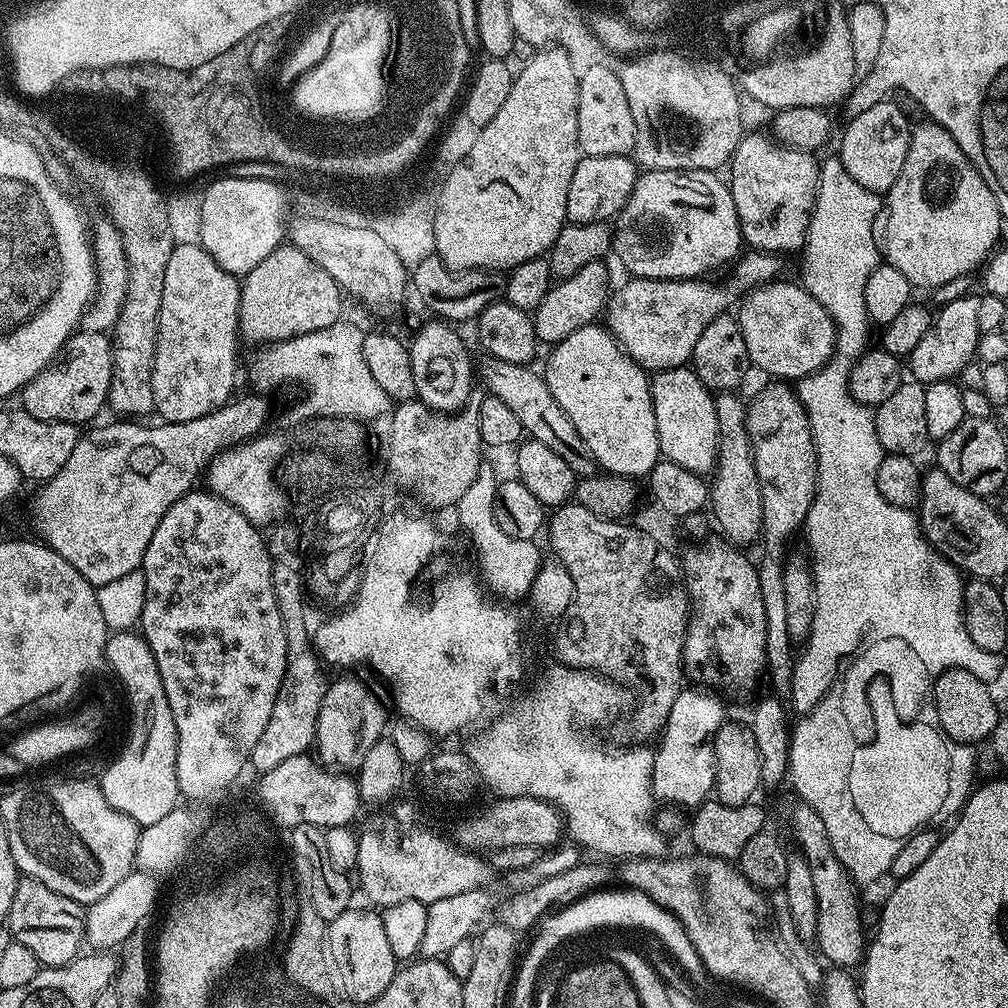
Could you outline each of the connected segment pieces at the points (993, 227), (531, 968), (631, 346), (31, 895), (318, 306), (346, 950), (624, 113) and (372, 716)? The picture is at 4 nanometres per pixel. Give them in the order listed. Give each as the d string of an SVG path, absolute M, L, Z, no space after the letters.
M935 122L927 123L920 124L917 128L915 125L911 129L908 137L908 149L906 150L906 162L902 162L902 174L898 174L894 186L886 194L886 215L882 220L882 228L884 224L884 236L882 232L883 255L886 257L887 263L892 264L898 270L902 270L902 274L906 274L906 278L911 282L913 289L916 290L920 290L920 288L935 290L941 288L946 282L950 282L954 278L968 276L972 274L972 271L975 273L997 247L998 241L996 239L1000 236L1000 223L1002 223L998 202L994 198L990 186L986 186L986 182L982 178L980 171L972 165L972 159L962 150L962 146L958 146L958 142L954 142L952 135L941 124Z
M607 888L597 890L576 900L572 904L565 905L555 914L551 913L542 920L538 926L536 935L530 948L523 955L519 966L526 968L528 976L539 979L541 973L542 961L552 953L562 942L568 938L575 939L580 936L580 928L586 924L636 924L636 926L646 926L646 931L652 928L658 932L656 940L664 944L670 951L670 958L677 958L684 964L684 969L688 970L685 975L687 981L693 986L704 986L710 981L710 973L701 962L701 956L694 950L693 943L690 942L681 922L672 912L668 912L660 904L653 902L649 896L636 889L622 888L622 890L606 890Z
M748 250L731 265L732 277L729 280L708 280L712 278L693 278L691 280L641 280L628 278L620 289L611 293L606 305L606 327L612 333L617 344L624 349L625 354L649 373L655 374L662 370L685 367L694 354L694 345L698 337L714 318L725 315L728 308L737 303L738 298L743 298L752 291L777 279L780 264L775 255L759 250Z
M20 878L16 881L14 902L10 910L6 927L11 939L17 944L26 946L34 953L46 968L61 968L62 965L77 959L84 940L85 909L76 900L59 896L54 890L42 886L42 882L31 878Z
M290 242L281 243L243 277L239 335L257 346L267 346L322 330L341 319L340 296L342 290L334 278L322 270L322 266L318 266Z
M350 906L338 918L327 921L328 938L331 953L336 967L336 978L344 987L344 995L352 1001L353 1005L366 1006L394 978L398 971L398 961L394 950L390 950L390 942L386 939L383 915L376 910L363 912L357 906Z
M607 63L592 66L579 74L578 86L578 142L585 156L632 156L636 150L634 114L630 114L630 102L626 102L626 90L622 90L619 71L607 68Z
M352 674L341 675L344 676L341 680L333 684L331 681L325 687L314 741L315 751L320 751L319 759L340 770L359 769L366 758L366 750L385 735L384 723L388 720L383 702L362 681L348 675Z

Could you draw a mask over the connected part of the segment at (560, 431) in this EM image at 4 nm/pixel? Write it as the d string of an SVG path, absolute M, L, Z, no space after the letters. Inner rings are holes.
M487 354L481 357L480 364L478 360L478 376L479 379L480 376L484 379L484 384L488 387L487 395L506 402L506 406L510 406L512 413L517 416L518 422L522 422L525 433L531 439L542 442L542 446L550 446L550 450L554 450L554 454L558 454L562 462L569 464L573 472L581 477L593 475L594 464L588 457L588 447L582 442L574 422L570 422L566 410L562 410L554 394L550 394L543 375L537 369L535 372L535 367L527 364L502 362L502 358L494 358Z

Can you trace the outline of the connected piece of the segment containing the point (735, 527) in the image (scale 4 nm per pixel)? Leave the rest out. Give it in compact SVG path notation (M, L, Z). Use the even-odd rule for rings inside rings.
M735 391L721 392L715 397L714 414L718 418L718 438L716 439L716 466L710 476L710 512L720 527L719 535L733 546L745 546L761 539L764 531L762 518L762 494L760 480L756 477L756 467L752 461L752 448L748 444L746 418L748 417L745 401L736 397Z

